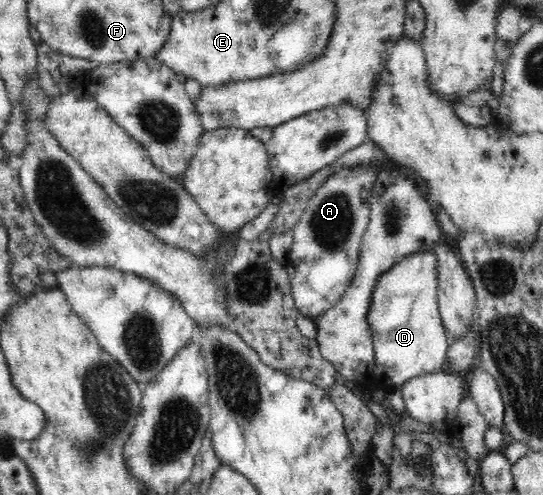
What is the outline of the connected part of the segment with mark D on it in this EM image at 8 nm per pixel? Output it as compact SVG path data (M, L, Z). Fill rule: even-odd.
M433 251L406 255L378 278L374 288L367 320L374 341L375 375L401 388L412 378L445 369L451 344L439 312L439 272Z

